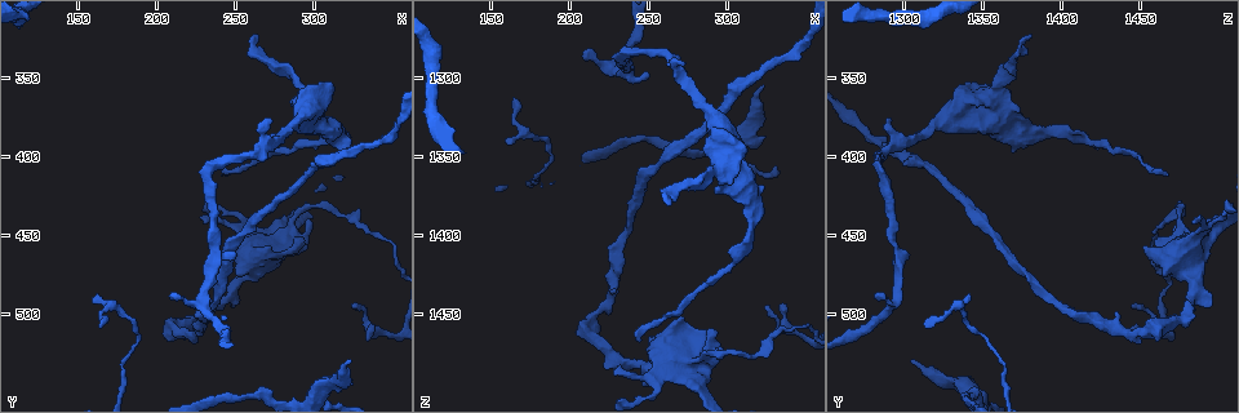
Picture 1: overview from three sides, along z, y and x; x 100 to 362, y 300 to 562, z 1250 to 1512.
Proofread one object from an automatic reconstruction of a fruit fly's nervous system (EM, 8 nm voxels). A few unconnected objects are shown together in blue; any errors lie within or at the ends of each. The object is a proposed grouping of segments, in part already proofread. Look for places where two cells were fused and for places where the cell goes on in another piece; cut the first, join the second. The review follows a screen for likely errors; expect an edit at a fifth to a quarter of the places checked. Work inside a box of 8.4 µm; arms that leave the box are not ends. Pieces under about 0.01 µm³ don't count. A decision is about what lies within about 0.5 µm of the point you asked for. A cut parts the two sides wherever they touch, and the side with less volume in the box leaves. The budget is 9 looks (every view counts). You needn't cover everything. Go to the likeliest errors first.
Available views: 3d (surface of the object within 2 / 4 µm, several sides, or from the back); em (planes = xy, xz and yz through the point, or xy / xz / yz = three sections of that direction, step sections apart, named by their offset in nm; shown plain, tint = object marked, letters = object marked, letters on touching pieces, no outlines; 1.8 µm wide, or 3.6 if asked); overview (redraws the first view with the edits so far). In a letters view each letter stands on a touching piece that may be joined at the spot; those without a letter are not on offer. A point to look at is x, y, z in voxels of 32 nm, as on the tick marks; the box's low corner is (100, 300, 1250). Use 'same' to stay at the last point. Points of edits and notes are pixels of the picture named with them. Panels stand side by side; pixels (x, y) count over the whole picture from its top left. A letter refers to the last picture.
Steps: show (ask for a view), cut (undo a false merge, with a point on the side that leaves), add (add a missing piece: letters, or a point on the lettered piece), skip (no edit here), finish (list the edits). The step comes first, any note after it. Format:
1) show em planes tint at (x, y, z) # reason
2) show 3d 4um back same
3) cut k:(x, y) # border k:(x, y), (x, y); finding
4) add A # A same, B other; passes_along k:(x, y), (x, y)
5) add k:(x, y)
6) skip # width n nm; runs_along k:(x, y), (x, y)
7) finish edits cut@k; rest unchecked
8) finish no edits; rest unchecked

show em 3.6um planes tint at (268, 458, 1484) # calibre changes

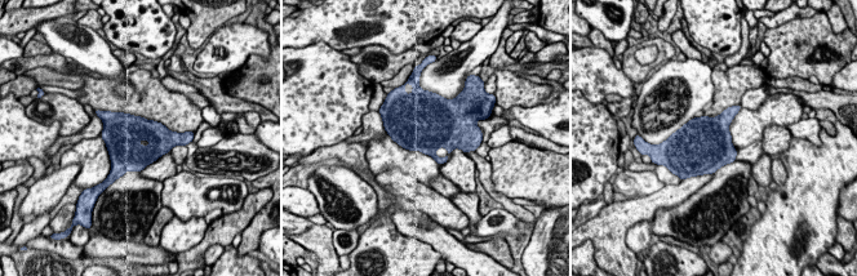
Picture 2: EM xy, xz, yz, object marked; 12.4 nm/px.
show em 3.6um planes letters same # see the neighbours

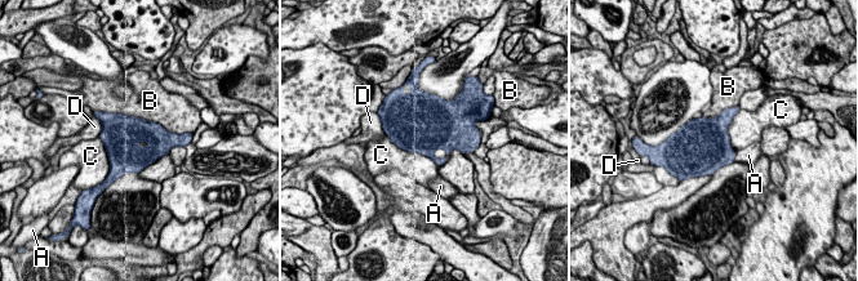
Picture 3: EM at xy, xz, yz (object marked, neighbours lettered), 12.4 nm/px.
skip # longest_contact B 1050 nm; A other, B other, C other, D other; border 3:(385, 133), (438, 166); continuous, no second cell

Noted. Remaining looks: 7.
show em planes letters at (274, 376, 1292) # branch stops here

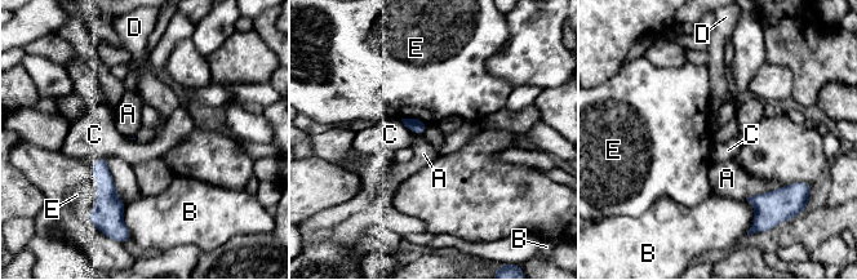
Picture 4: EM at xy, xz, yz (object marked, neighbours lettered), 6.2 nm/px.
skip # A other, B other, C other, D other, E other; border 4:(429, 125), (423, 134); none of them fits

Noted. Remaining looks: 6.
show 3d 4um at (288, 350, 1358) # thick turns thin

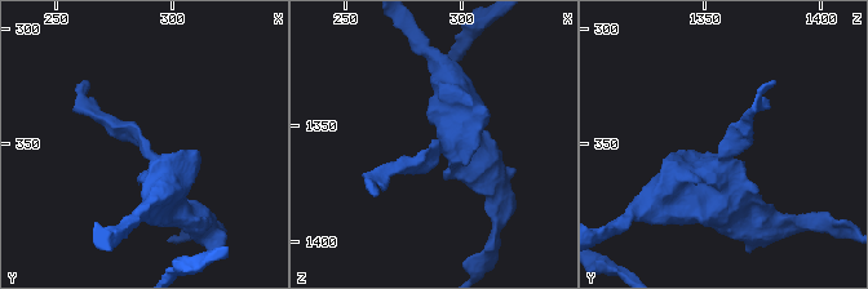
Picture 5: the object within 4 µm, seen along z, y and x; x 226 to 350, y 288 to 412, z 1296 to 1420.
show em xy step 4 tint at (288, 352, 1358) # arm_widths 170, 480 nm; need the tissue

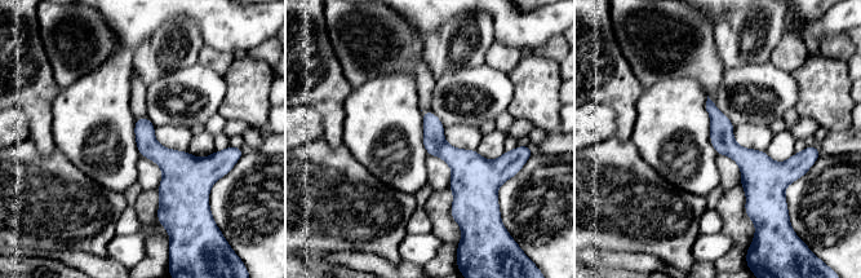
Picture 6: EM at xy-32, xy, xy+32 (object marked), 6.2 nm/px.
show em planes letters same

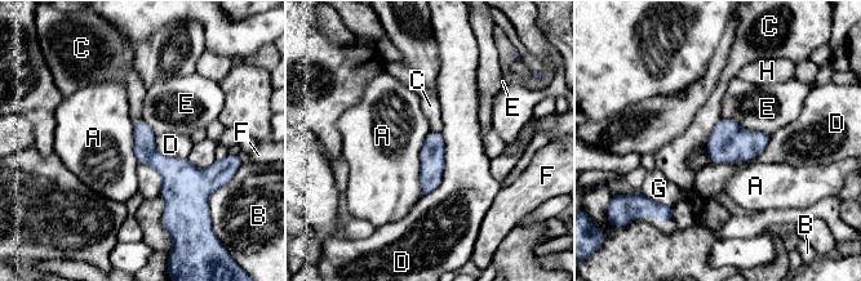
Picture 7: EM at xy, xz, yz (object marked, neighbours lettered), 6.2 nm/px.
skip # longest_contact D 420 nm; A other, B other, C other, D other, E other, F other, G other, H other; border 7:(430, 132), (420, 152), (421, 195); one cell here

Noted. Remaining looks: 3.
show 3d 4um at (240, 412, 1466) # long arm stops here

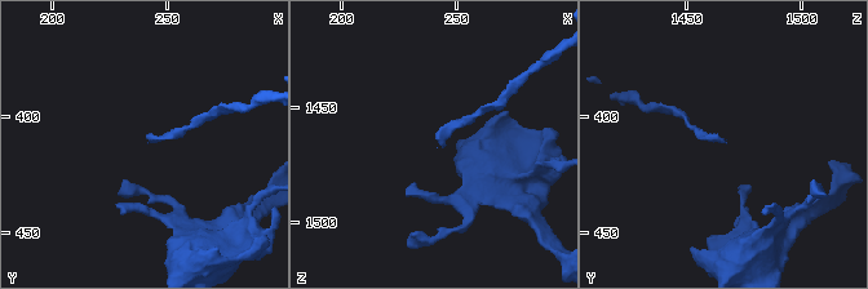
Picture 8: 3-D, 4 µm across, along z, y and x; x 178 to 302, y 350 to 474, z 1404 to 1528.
show em planes letters at (242, 411, 1466) # now the EM

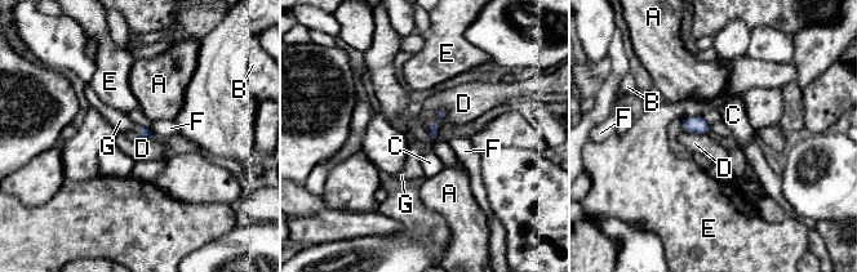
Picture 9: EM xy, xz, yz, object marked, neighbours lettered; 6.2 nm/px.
add G # A other, B other, C other, D other, E other, F other, G same; passes_along 9:(433, 133), (431, 138), (417, 148); the cell continues

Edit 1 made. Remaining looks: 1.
finish edits add@9; rest unchecked

